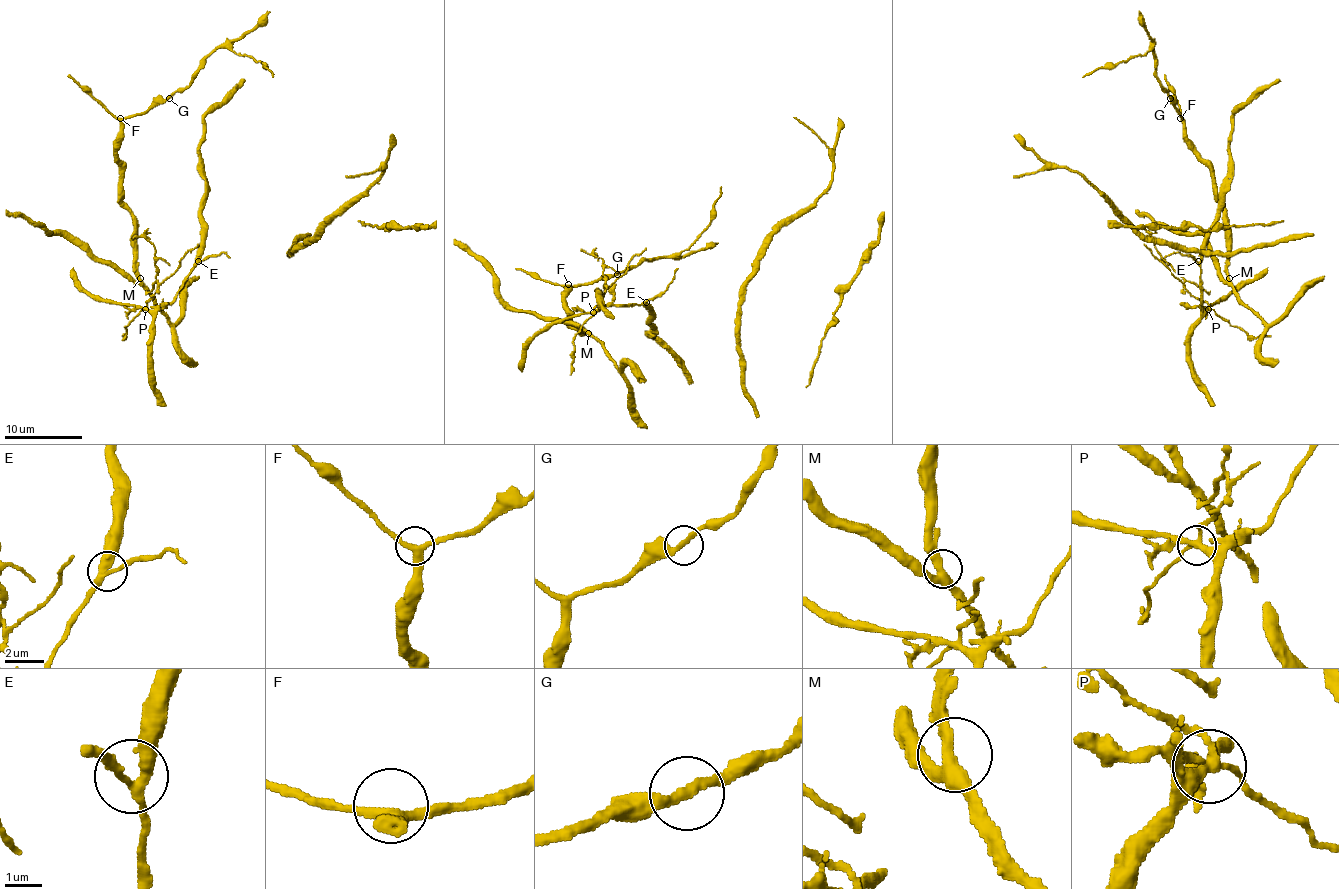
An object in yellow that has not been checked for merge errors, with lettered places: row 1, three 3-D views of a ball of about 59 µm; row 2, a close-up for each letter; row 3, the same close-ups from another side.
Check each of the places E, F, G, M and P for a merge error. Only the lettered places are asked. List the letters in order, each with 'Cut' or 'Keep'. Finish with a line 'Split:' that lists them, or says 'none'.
E: Keep
F: Keep
G: Keep
M: Keep
P: Cut
Split: P

